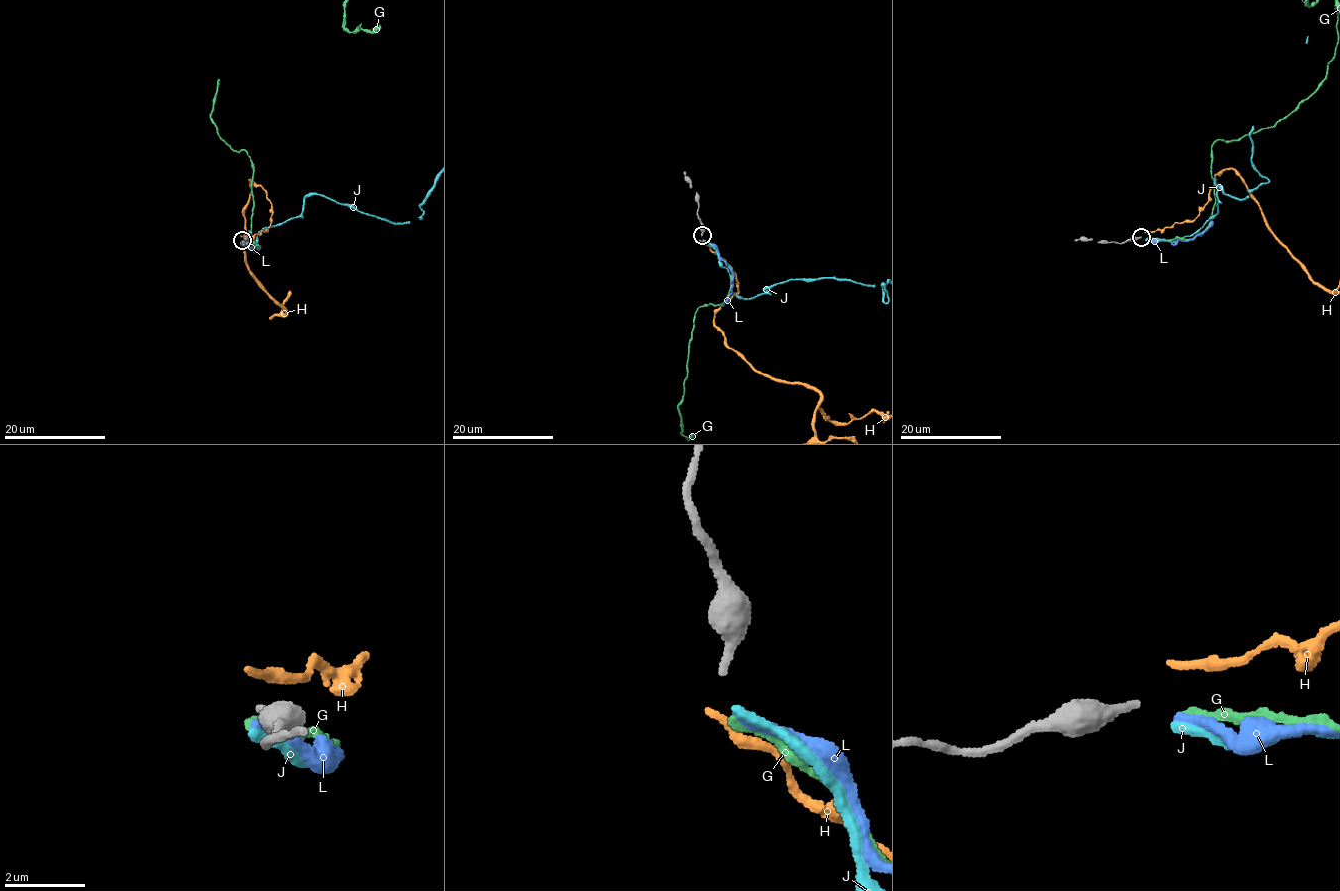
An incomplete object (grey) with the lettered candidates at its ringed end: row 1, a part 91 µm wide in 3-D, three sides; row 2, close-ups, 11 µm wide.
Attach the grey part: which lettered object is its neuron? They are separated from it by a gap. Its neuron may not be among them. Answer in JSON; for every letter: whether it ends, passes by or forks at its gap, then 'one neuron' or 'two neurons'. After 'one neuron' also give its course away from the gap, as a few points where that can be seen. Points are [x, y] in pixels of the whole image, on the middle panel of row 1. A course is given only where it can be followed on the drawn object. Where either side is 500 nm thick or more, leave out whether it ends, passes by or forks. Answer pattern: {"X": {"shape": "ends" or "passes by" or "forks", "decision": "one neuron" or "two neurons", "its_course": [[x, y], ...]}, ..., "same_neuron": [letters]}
{"G": {"shape": "ends", "decision": "two neurons"}, "H": {"shape": "ends", "decision": "two neurons"}, "J": {"shape": "ends", "decision": "two neurons"}, "L": {"shape": "ends", "decision": "two neurons"}, "same_neuron": []}

